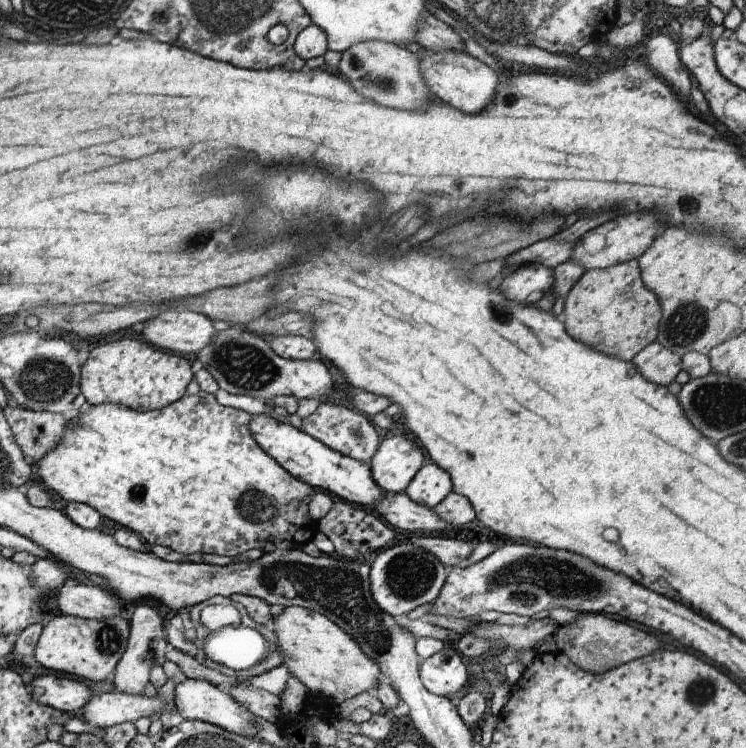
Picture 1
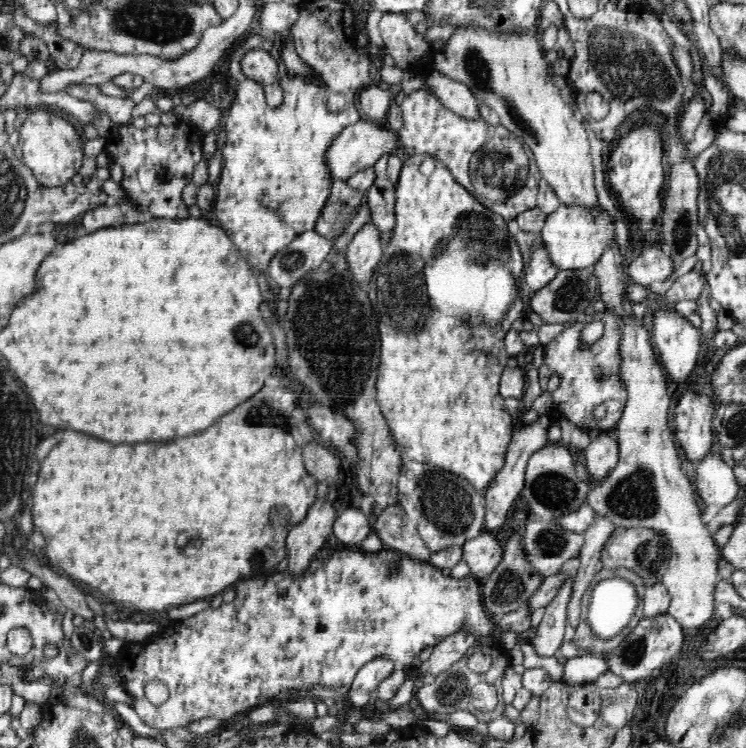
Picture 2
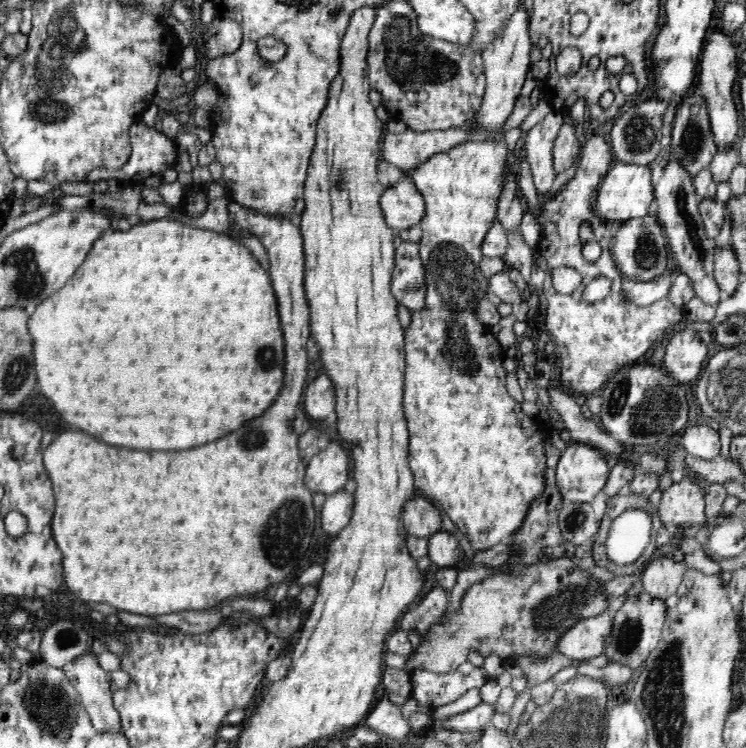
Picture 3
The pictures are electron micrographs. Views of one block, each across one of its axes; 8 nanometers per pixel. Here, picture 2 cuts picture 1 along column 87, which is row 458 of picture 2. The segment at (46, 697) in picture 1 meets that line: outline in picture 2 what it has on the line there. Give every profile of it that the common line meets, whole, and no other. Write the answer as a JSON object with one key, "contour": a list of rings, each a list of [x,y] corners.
{"contour":[[[688,392],[674,407],[674,424],[676,440],[682,446],[686,458],[693,464],[706,457],[714,442],[712,419],[715,403],[706,395]]]}

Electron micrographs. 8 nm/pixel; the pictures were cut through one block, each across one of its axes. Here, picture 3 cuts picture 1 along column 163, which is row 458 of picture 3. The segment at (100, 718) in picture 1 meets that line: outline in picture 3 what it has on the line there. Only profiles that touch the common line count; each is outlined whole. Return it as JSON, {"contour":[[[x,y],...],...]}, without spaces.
{"contour":[[[708,423],[686,428],[679,436],[687,454],[697,456],[702,460],[710,460],[720,455],[720,439],[718,431]]]}

